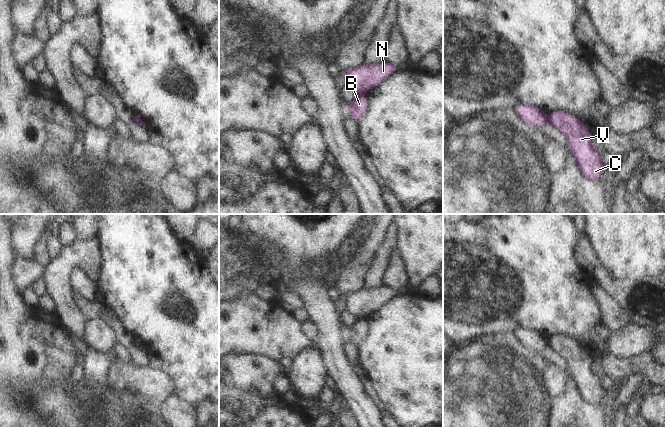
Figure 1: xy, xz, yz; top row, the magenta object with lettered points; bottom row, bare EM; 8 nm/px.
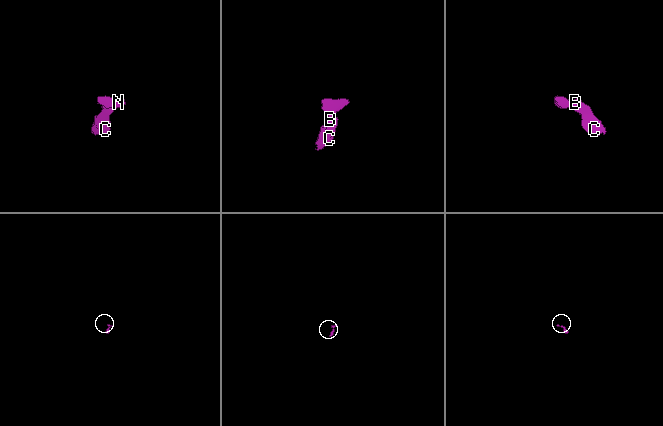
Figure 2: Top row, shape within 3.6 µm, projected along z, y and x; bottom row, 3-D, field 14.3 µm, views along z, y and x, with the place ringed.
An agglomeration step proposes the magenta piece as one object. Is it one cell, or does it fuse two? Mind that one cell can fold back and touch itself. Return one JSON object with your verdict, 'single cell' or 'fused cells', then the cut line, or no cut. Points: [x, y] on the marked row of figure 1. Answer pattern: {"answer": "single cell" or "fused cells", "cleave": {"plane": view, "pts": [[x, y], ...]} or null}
{"answer": "fused cells", "cleave": {"plane": "xz", "pts": [[358, 94], [361, 95]]}}

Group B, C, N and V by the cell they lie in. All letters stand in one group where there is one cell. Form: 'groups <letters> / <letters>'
groups B C V / N

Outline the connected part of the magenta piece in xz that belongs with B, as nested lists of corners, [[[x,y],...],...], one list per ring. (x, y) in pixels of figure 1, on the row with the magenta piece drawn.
[[[358,95],[349,105],[348,114],[356,122],[359,122],[368,108],[367,99],[363,95]]]

